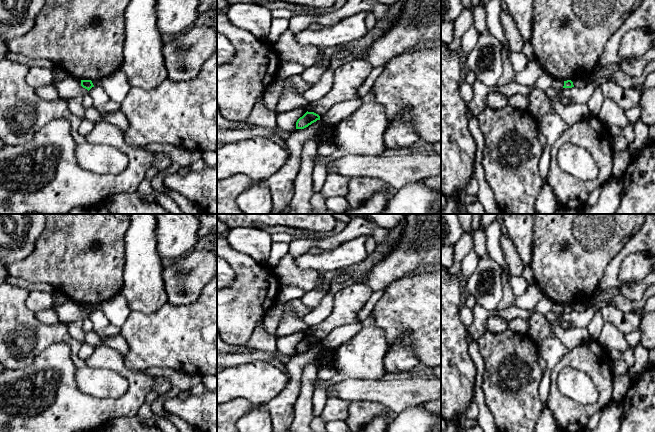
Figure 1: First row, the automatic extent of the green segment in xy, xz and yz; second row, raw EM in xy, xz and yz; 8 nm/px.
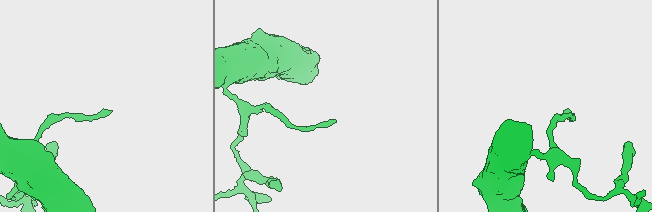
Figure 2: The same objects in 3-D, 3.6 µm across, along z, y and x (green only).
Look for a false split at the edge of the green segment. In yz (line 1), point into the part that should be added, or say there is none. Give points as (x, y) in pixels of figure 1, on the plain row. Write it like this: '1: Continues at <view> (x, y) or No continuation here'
1: No continuation here

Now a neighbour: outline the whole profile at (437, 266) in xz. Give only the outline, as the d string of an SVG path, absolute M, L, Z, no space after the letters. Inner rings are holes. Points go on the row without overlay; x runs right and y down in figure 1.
M441 261L437 262L433 265L430 265L430 266L420 267L418 269L414 270L413 272L411 272L410 274L408 274L406 277L419 276L419 275L423 275L426 273L434 272L434 271L439 271L439 270L441 270Z

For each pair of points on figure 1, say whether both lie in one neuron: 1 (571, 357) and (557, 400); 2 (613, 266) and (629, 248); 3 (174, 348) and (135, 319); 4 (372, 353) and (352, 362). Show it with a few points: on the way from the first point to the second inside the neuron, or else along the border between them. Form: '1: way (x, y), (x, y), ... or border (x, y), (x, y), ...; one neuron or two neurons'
1: way (560, 366), (554, 373), (553, 389); one neuron
2: way (616, 262), (625, 252); one neuron
3: way (164, 340), (156, 340), (145, 329); one neuron
4: way (367, 353), (357, 359); one neuron

